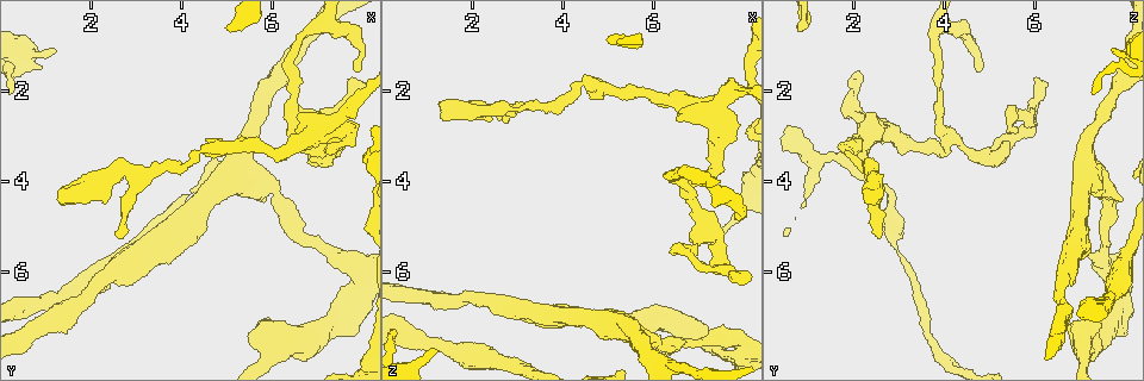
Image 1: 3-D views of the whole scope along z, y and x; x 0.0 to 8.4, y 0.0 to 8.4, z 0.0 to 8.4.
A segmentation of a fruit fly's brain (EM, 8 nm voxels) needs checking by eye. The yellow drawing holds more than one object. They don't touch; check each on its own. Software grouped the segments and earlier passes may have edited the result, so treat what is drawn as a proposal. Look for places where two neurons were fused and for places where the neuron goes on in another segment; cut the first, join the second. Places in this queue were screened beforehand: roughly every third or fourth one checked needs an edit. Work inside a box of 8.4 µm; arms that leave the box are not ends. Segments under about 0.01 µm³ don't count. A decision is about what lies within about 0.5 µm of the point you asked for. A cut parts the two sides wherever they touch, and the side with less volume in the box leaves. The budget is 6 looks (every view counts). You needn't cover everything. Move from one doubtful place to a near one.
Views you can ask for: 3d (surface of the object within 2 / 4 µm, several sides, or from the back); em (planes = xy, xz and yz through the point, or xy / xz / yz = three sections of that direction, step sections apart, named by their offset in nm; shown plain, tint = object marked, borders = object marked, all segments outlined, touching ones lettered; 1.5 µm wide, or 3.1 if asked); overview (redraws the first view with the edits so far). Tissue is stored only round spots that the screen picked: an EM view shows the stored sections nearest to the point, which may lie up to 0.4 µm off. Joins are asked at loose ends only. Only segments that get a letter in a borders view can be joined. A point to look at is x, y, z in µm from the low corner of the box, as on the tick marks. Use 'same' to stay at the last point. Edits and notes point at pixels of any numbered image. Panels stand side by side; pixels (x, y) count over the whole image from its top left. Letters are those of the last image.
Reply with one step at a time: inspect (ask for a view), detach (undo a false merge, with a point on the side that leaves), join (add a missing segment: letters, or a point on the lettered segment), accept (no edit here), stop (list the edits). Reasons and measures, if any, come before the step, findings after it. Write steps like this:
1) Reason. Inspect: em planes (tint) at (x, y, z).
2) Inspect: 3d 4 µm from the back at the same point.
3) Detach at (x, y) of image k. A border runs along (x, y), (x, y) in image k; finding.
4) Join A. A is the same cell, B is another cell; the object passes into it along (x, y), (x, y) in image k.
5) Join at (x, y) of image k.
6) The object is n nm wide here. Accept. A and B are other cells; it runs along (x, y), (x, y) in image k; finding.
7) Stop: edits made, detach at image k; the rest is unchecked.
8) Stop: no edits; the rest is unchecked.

Thick turns thin. Inspect: 3d 2 µm at (2.45, 3.90, 2.45).

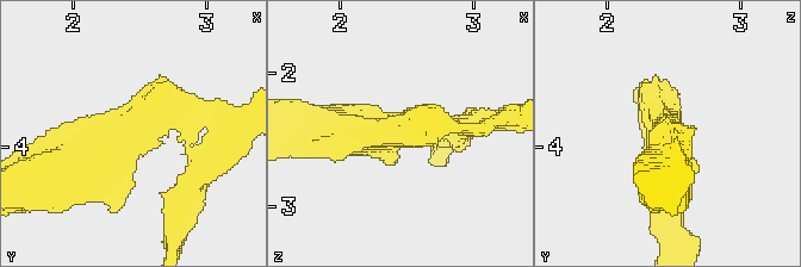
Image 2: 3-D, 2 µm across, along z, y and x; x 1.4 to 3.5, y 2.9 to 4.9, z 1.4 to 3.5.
The arms are 160, 400 nm wide; now the EM. Inspect: em planes (tint) at (2.46, 3.86, 2.44).

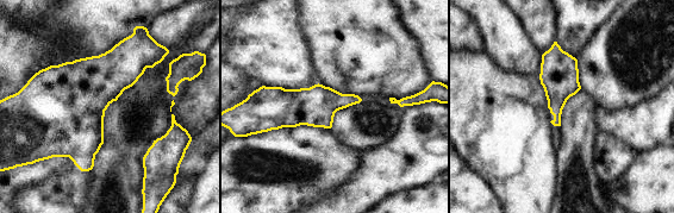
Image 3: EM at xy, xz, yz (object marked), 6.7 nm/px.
Inspect: em planes (borders) at the same point.

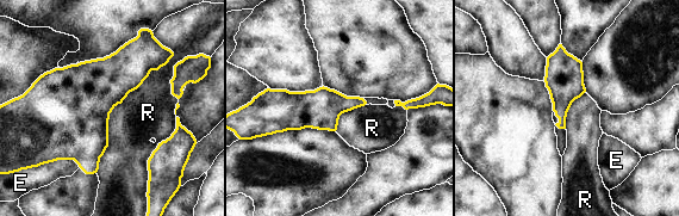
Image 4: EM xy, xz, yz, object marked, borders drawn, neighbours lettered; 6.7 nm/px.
The object is 220 nm wide here. Accept. E and R are other cells; a border runs along (153, 31), (98, 164) in image 4; continuous, no second neuron.

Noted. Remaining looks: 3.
Sharp bend. Inspect: em planes (tint) at (4.55, 3.30, 1.80).

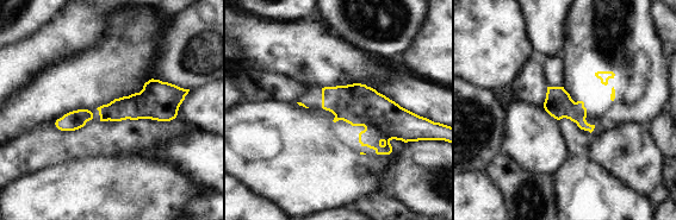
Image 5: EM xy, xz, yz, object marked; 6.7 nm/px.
Inspect: em planes (borders) at the same point.

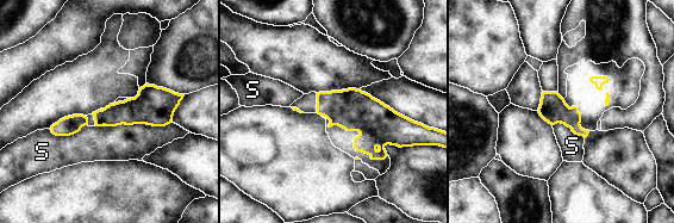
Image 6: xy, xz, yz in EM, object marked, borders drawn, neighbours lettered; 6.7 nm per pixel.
Accept. S is another cell; a border runs along (172, 122), (164, 125), (95, 127) in image 6; continuous, no second neuron.

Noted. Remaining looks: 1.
Thin neck. Inspect: em planes (borders) at (6.05, 4.25, 7.60).

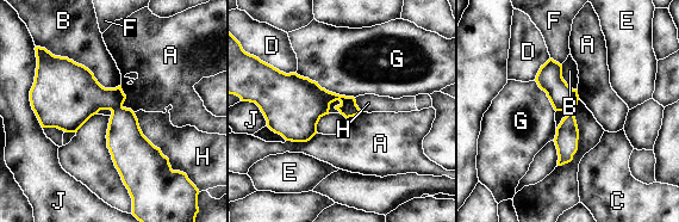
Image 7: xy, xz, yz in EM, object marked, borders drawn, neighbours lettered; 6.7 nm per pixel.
Detach at (353, 110) of image 7. A, B, C, D, E, F, G, H and J are other cells; a border runs along (355, 103), (347, 106), (341, 113) in image 7; two neurons meet here.

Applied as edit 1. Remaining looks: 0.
Stop: edits made, detach at image 7; the rest is unchecked.

